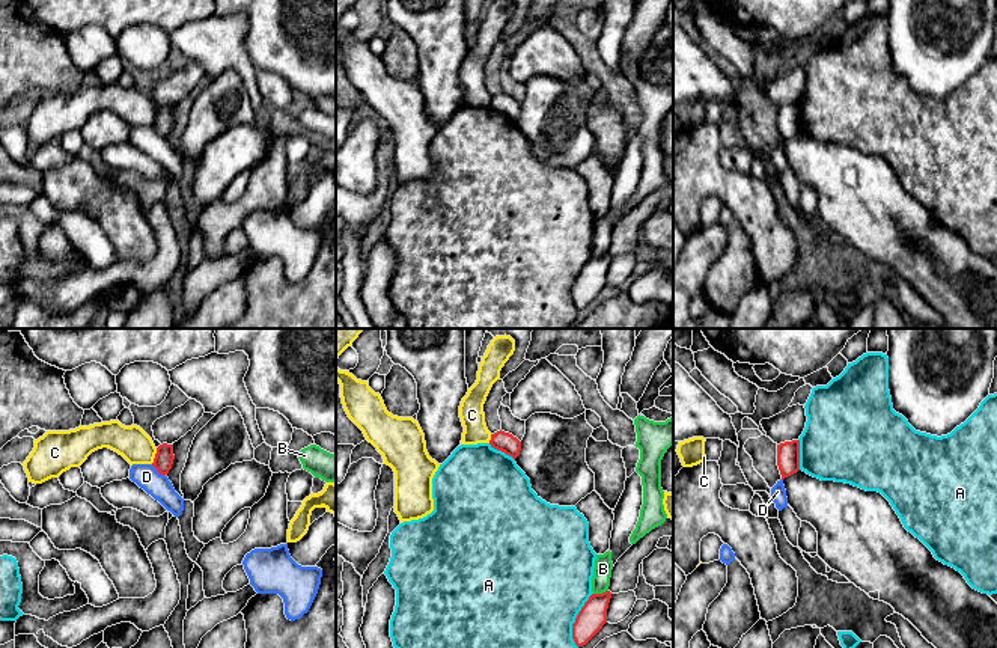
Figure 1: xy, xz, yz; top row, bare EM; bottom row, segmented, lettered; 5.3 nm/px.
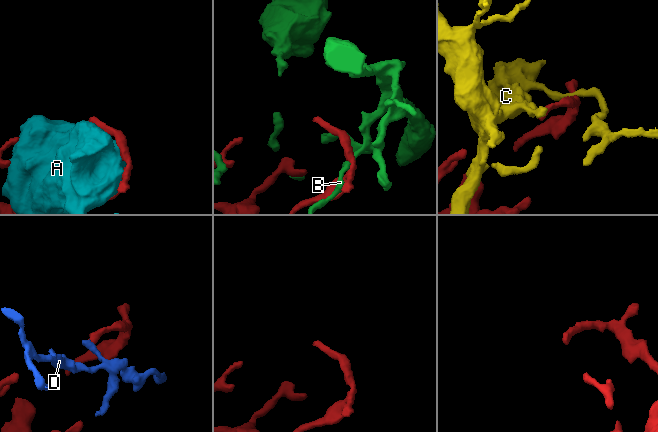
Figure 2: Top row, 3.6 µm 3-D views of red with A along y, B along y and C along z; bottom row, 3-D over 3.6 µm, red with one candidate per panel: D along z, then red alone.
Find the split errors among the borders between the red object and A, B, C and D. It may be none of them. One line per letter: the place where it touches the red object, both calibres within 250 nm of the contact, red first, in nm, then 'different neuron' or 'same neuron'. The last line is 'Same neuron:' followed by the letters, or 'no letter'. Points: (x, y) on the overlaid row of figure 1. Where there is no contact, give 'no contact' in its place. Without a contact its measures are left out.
A: contact xz (576, 620); calibres 150 and 480 nm; different neuron
B: contact xz (600, 594); calibres 150 and 100 nm; different neuron
C: contact xy (155, 455); calibres 100 and 180 nm; different neuron
D: contact xy (158, 472); calibres 100 and 130 nm; different neuron
Same neuron: no letter

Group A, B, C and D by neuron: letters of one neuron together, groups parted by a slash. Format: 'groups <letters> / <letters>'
groups A / B / C / D

